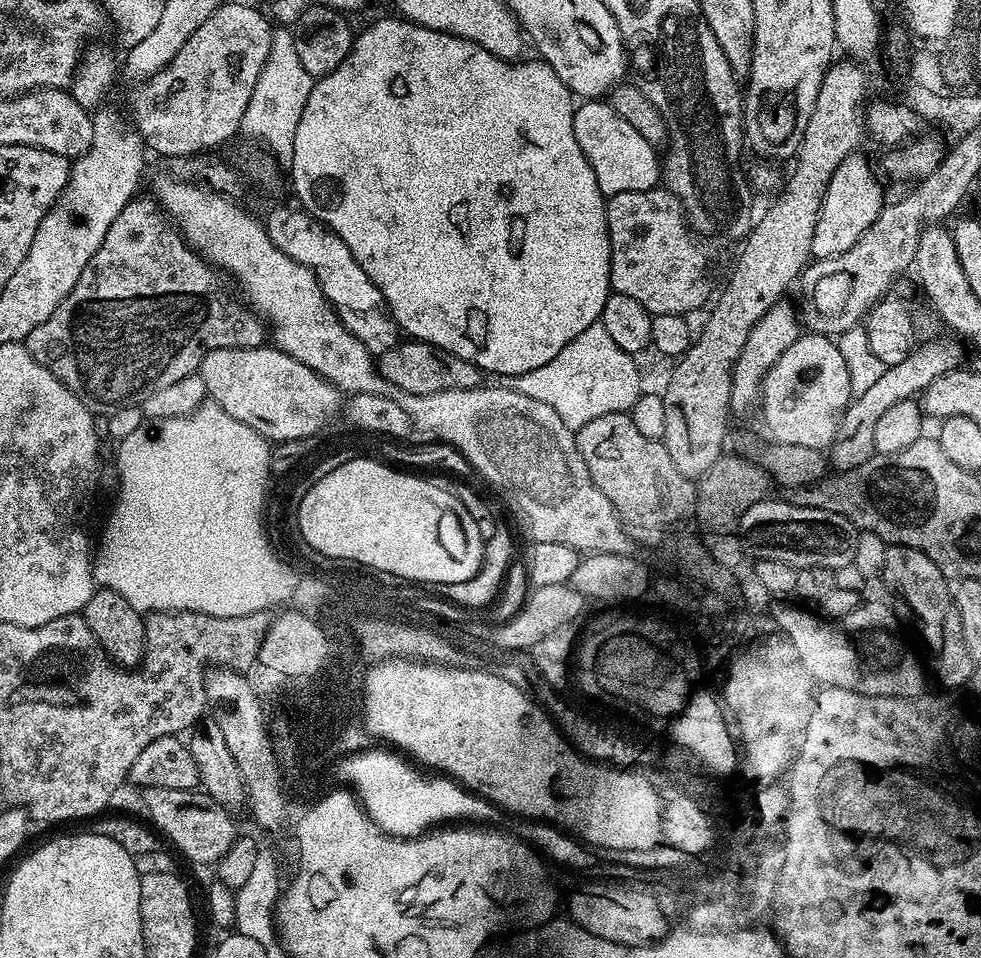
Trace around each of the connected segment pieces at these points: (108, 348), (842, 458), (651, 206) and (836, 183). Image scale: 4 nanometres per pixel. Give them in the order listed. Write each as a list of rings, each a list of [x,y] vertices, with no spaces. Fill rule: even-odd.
[[[137,195],[126,206],[122,206],[122,214],[118,214],[118,218],[114,218],[114,222],[110,222],[110,230],[106,230],[106,238],[102,238],[102,246],[98,246],[98,250],[94,254],[94,258],[90,258],[86,270],[82,270],[82,278],[78,278],[78,282],[74,282],[74,290],[70,290],[70,294],[66,294],[66,298],[60,303],[58,310],[54,310],[54,314],[50,314],[50,318],[46,318],[46,322],[42,322],[42,326],[30,330],[30,334],[23,340],[23,344],[28,347],[35,360],[42,366],[46,366],[46,370],[50,370],[50,374],[54,374],[54,378],[61,380],[75,396],[79,396],[93,409],[111,410],[125,408],[131,404],[143,405],[144,400],[150,398],[150,394],[154,394],[154,390],[162,390],[162,386],[171,386],[181,378],[199,373],[202,358],[210,350],[259,348],[266,340],[265,321],[261,320],[247,303],[241,302],[235,295],[232,297],[228,293],[228,288],[224,285],[225,277],[213,268],[196,249],[188,245],[188,241],[180,235],[180,229],[176,227],[168,213],[160,207],[159,200],[151,195],[148,196]]]
[[[953,339],[928,340],[925,344],[917,343],[902,362],[885,367],[882,378],[875,380],[866,389],[866,394],[852,400],[845,410],[839,435],[830,448],[830,460],[835,467],[837,464],[837,469],[857,468],[873,456],[876,452],[874,430],[878,430],[878,421],[882,418],[882,414],[886,414],[886,410],[890,410],[890,406],[894,406],[900,400],[908,400],[923,393],[924,389],[930,386],[930,382],[934,382],[934,378],[946,376],[950,370],[961,367],[965,363],[964,352],[960,349],[961,341]]]
[[[663,186],[650,190],[626,190],[626,194],[607,197],[608,237],[610,238],[610,282],[611,291],[627,294],[642,302],[653,316],[658,314],[692,314],[695,308],[707,305],[713,299],[712,276],[708,273],[708,256],[704,248],[695,240],[693,229],[684,215],[680,199]]]
[[[860,155],[847,156],[838,170],[834,170],[824,189],[824,201],[818,214],[818,222],[814,226],[813,257],[837,256],[850,250],[850,246],[854,246],[854,242],[858,242],[858,238],[862,238],[864,231],[876,221],[880,209],[886,203],[884,192],[880,189],[881,177],[878,172],[876,177],[867,158]]]

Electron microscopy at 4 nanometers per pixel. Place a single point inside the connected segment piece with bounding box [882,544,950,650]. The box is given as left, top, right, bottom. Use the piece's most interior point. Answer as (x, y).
(923, 585)

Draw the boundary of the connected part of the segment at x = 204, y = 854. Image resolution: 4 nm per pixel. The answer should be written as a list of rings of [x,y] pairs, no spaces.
[[[156,788],[156,816],[151,821],[157,833],[168,835],[168,840],[192,864],[214,866],[230,850],[238,838],[233,813],[227,812],[203,790],[170,790]]]

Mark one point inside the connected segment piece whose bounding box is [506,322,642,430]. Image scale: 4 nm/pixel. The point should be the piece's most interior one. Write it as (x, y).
(590, 376)

